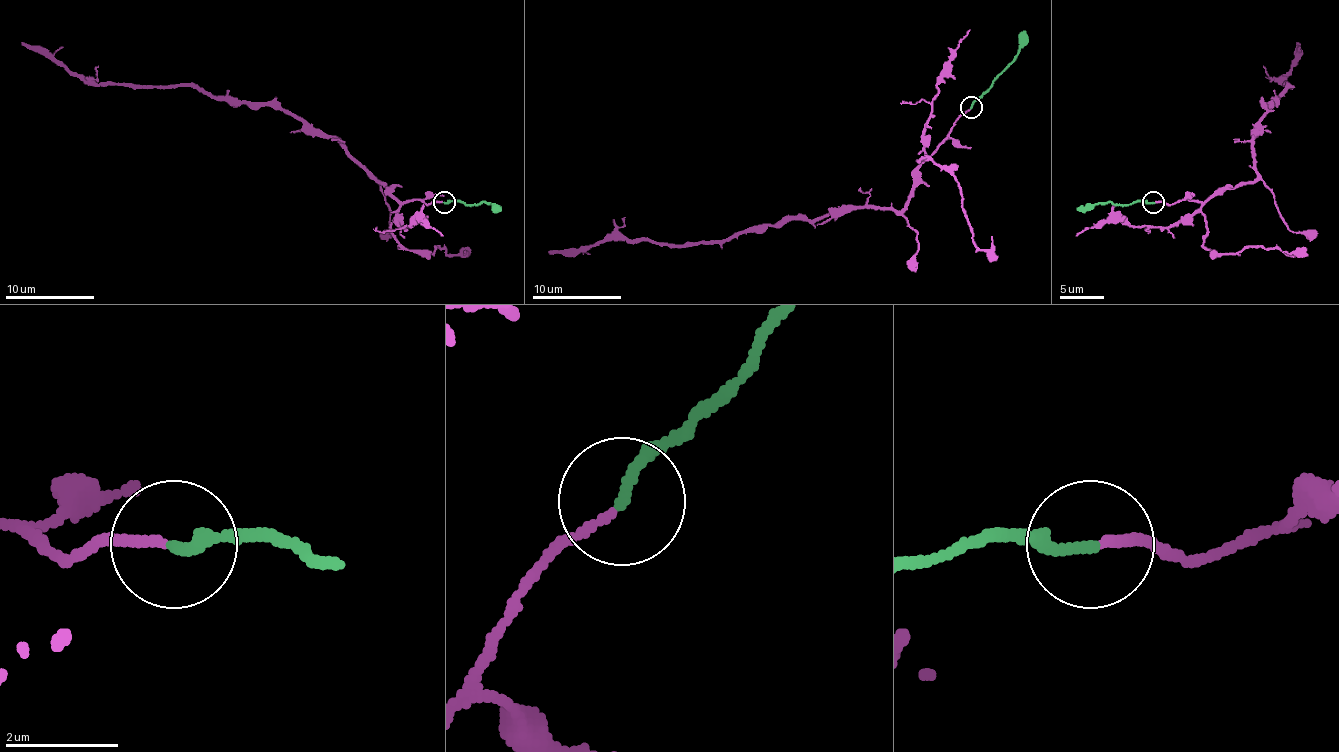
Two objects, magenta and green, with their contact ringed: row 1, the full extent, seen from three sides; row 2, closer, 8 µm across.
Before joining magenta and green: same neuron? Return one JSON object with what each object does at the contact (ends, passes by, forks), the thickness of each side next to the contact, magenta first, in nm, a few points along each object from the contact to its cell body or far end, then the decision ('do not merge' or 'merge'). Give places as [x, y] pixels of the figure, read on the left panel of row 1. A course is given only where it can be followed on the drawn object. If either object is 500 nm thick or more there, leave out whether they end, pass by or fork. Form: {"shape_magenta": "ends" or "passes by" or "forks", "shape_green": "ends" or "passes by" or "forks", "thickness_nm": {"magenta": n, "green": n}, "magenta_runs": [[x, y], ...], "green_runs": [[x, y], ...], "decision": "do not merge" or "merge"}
{"shape_magenta": "ends", "shape_green": "ends", "thickness_nm": {"magenta": 140, "green": 190}, "magenta_runs": [[442, 203], [398, 200], [334, 138], [314, 134], [272, 105], [218, 98], [192, 85], [90, 85], [21, 43]], "green_runs": [[445, 203], [487, 203], [498, 209]], "decision": "merge"}

